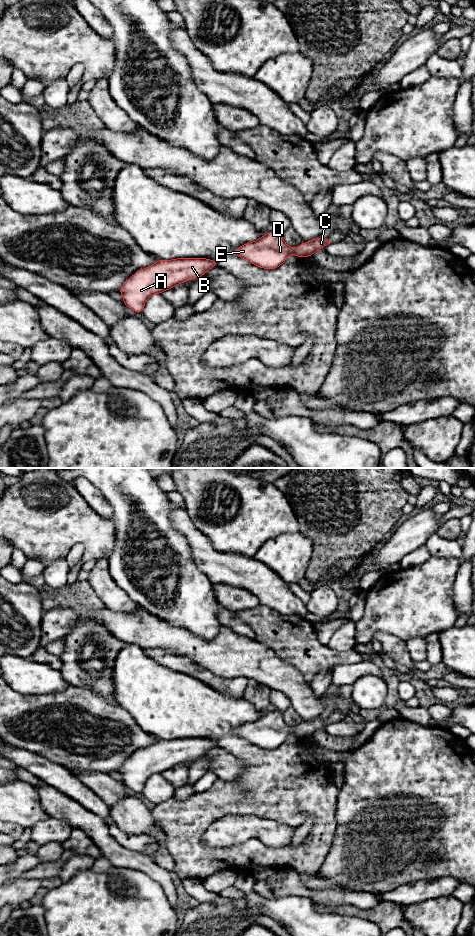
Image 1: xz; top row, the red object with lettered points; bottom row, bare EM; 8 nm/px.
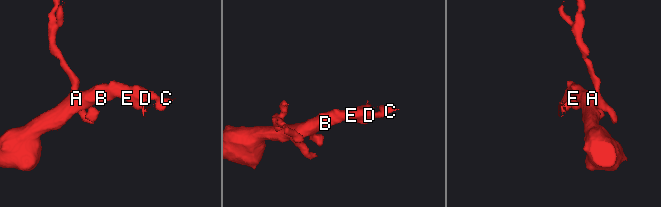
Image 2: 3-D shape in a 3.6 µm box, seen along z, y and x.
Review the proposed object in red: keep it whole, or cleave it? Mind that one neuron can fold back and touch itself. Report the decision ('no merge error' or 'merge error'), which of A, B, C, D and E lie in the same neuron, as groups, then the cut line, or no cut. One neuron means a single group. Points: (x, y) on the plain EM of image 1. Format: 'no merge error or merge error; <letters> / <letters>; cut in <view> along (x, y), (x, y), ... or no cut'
no merge error; A B C D E; no cut

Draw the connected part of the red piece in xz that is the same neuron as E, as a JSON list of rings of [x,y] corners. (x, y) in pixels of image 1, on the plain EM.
[[[278,710],[268,712],[256,721],[235,728],[234,734],[259,748],[271,750],[279,748],[292,734],[299,738],[311,737],[331,723],[318,716],[312,721],[303,721],[300,727],[290,727],[284,722],[282,714]]]

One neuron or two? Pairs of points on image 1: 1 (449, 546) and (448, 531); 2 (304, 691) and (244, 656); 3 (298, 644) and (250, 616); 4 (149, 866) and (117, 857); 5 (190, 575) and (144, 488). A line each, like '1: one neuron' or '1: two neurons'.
1: two neurons
2: one neuron
3: one neuron
4: one neuron
5: one neuron

